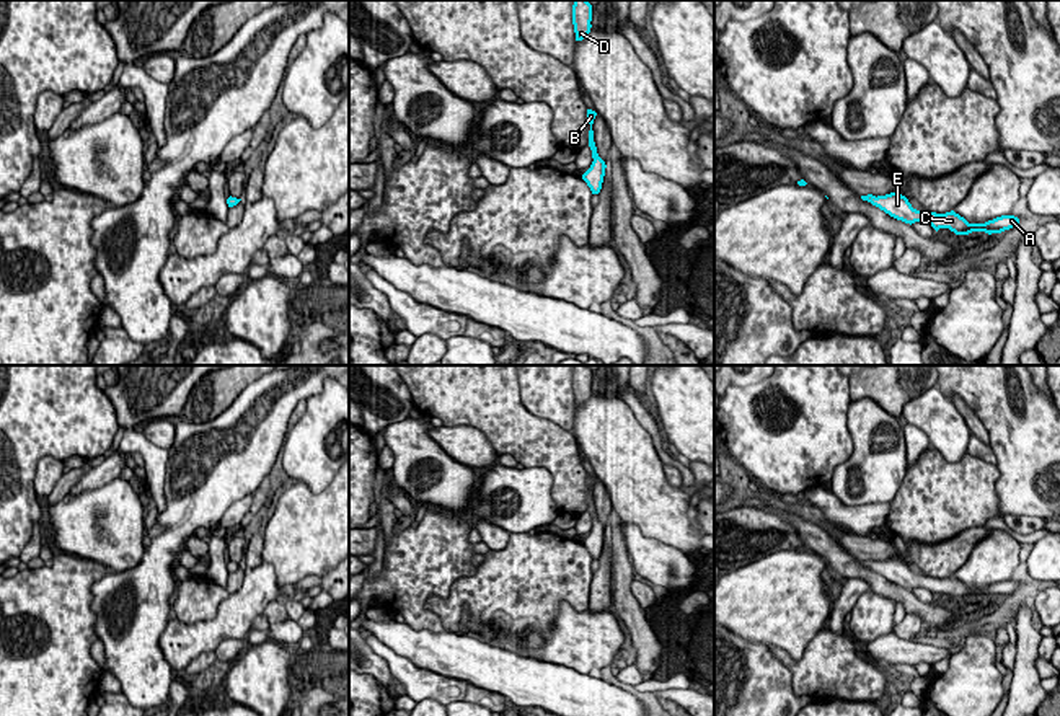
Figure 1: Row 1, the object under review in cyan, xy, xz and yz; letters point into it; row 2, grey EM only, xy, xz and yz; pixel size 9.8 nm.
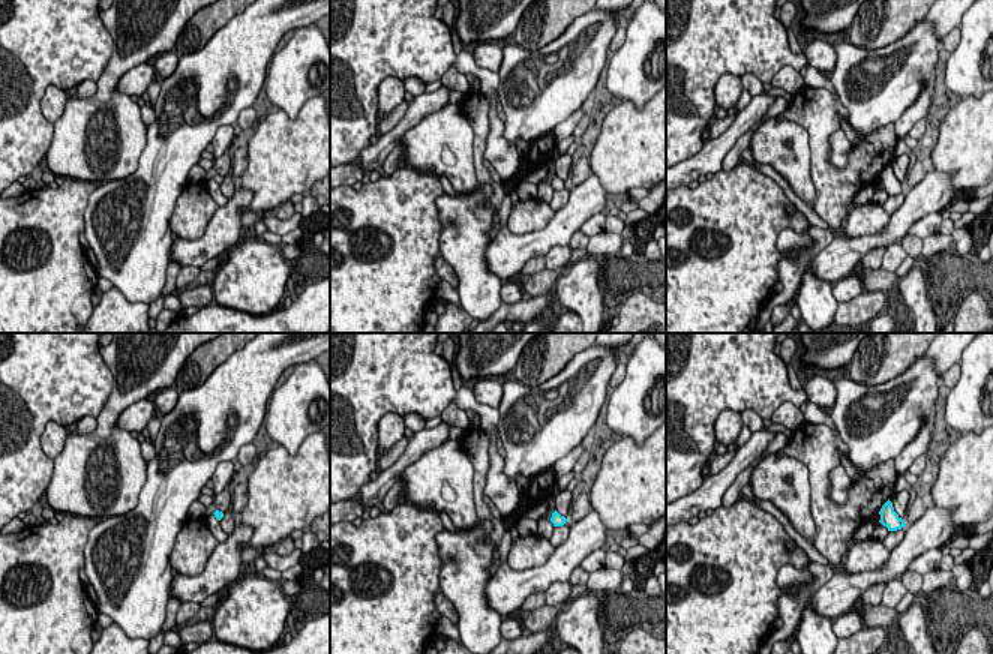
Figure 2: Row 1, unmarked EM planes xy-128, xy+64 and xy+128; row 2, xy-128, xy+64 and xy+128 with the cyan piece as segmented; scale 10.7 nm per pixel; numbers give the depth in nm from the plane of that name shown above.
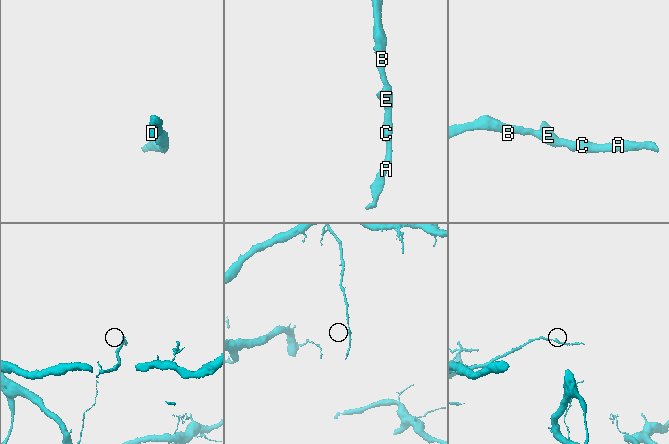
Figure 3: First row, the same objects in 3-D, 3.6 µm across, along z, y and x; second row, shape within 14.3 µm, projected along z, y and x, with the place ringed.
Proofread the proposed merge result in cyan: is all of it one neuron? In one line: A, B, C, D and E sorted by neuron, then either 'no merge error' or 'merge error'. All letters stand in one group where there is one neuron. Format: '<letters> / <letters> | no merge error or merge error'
A B C D E | no merge error

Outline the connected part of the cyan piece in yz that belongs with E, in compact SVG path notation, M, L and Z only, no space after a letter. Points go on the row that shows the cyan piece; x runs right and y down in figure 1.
M890 192L877 197L872 194L868 194L868 196L861 196L861 199L871 202L872 206L889 214L890 217L902 220L905 223L912 225L915 222L923 222L931 225L936 232L939 228L949 228L956 235L969 235L972 232L985 232L988 235L1001 233L1019 223L1019 219L1014 215L1001 215L985 223L969 223L964 217L961 217L954 210L946 214L916 210L912 207L908 199L900 192Z

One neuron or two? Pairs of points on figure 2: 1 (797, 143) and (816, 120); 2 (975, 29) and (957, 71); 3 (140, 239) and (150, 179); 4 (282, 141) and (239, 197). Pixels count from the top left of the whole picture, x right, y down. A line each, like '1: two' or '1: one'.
1: two
2: one
3: one
4: two

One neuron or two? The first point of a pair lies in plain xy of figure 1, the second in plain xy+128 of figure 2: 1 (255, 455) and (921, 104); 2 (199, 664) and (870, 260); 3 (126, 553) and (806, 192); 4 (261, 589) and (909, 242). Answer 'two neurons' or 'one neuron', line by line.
1: two neurons
2: one neuron
3: one neuron
4: two neurons

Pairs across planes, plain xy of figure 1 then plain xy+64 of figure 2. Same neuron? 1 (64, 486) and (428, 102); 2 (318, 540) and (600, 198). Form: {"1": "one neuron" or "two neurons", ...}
{"1": "two neurons", "2": "two neurons"}

